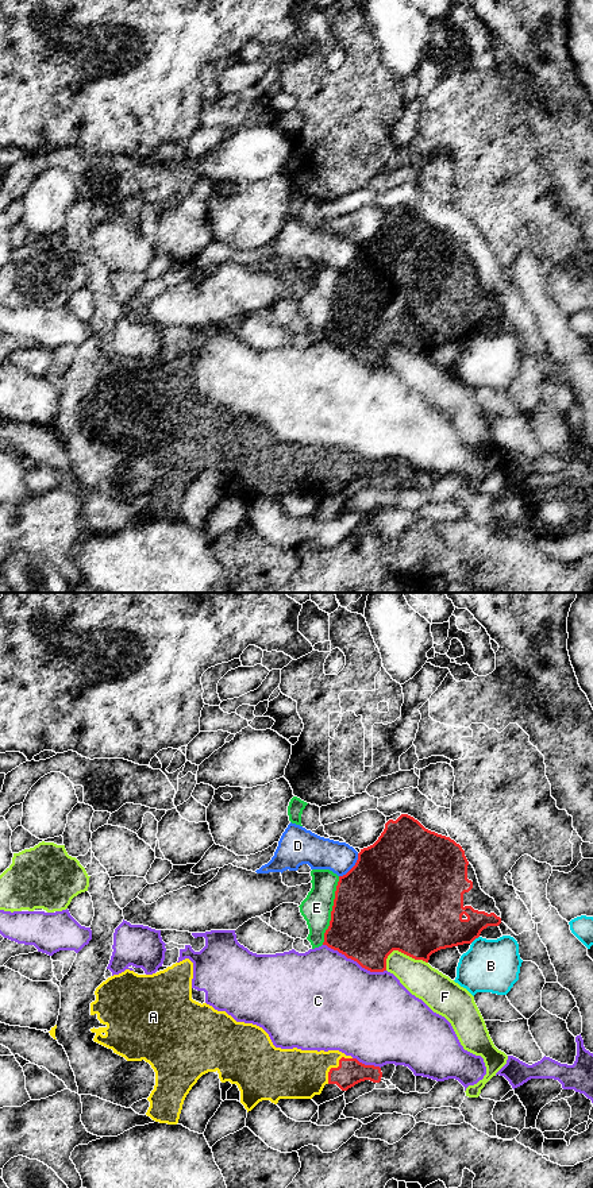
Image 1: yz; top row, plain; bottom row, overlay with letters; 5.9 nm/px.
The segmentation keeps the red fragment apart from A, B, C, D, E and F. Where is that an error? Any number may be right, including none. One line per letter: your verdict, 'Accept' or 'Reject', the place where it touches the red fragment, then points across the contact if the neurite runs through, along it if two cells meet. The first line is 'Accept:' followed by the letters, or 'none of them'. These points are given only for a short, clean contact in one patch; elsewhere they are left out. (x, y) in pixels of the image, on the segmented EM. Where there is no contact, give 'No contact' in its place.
Accept: A
A: Accept. Touches red at yz (335, 1068)
B: Reject. Touches red at yz (474, 938). Boundary: yz (478, 936), (470, 942)
C: Reject. Touches red at yz (354, 960)
D: Reject. Touches red at yz (353, 867)
E: Reject. Touches red at yz (332, 910)
F: Reject. Touches red at yz (400, 951)

